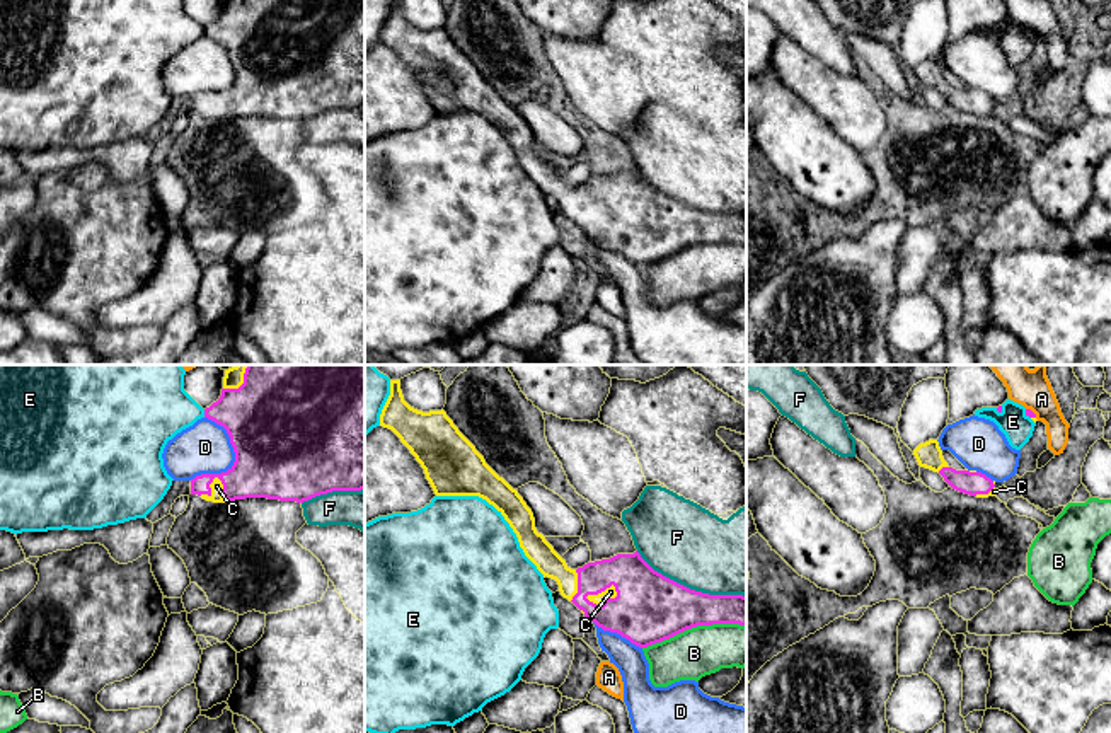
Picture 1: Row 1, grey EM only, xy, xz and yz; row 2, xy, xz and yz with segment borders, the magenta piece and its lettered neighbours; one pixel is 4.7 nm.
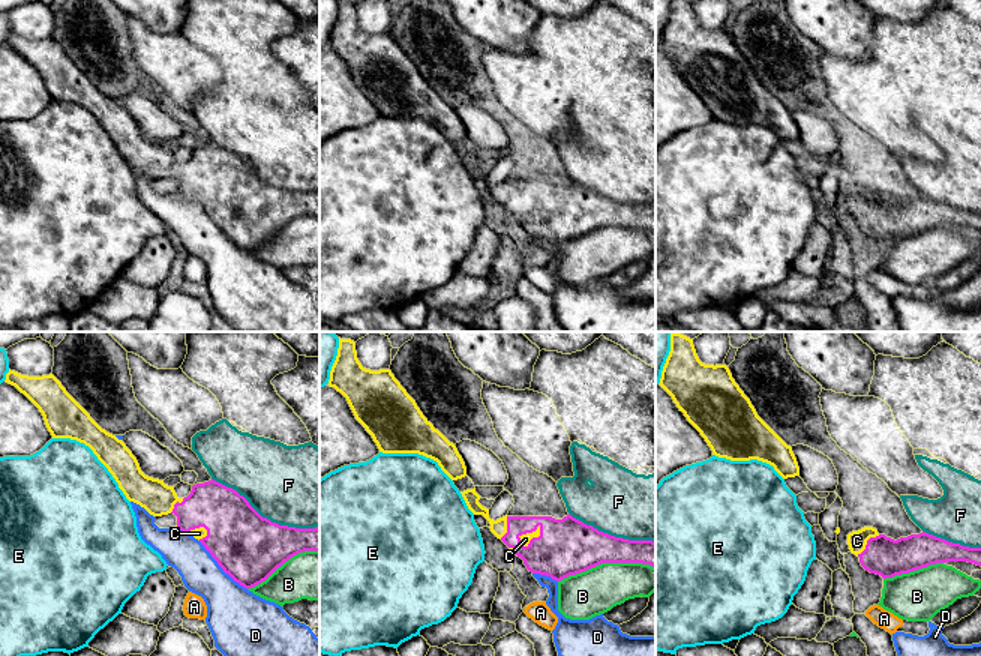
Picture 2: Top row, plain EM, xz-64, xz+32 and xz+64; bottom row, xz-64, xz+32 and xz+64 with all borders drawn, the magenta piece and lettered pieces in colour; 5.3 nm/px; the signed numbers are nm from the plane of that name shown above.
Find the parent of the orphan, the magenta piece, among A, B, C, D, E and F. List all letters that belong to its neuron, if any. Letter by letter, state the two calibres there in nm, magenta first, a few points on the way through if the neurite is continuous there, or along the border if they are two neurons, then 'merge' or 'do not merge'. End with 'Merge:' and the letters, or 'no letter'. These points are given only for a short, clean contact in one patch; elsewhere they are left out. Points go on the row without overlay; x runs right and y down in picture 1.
A: 40 nm thick on the magenta side, 140 nm on the other; do not merge
B: 320 nm thick on the magenta side, 240 nm on the other; do not merge
C: 320 nm thick on the magenta side, 50 nm on the other; merge
D: 500 nm thick on the magenta side, 240 nm on the other; do not merge
E: 320 nm thick on the magenta side, 300 nm on the other; border along xy (203, 28), (205, 34); do not merge
F: 320 nm thick on the magenta side, 380 nm on the other; do not merge
Merge: C

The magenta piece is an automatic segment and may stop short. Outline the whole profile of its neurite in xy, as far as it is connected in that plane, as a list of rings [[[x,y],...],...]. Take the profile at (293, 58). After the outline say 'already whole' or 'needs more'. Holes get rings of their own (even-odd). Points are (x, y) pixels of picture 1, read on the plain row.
[[[223,0],[222,14],[204,27],[204,36],[223,44],[235,70],[233,84],[222,92],[201,92],[191,97],[191,113],[206,119],[225,121],[245,116],[268,116],[303,121],[332,109],[365,107],[365,0]]]; needs more

